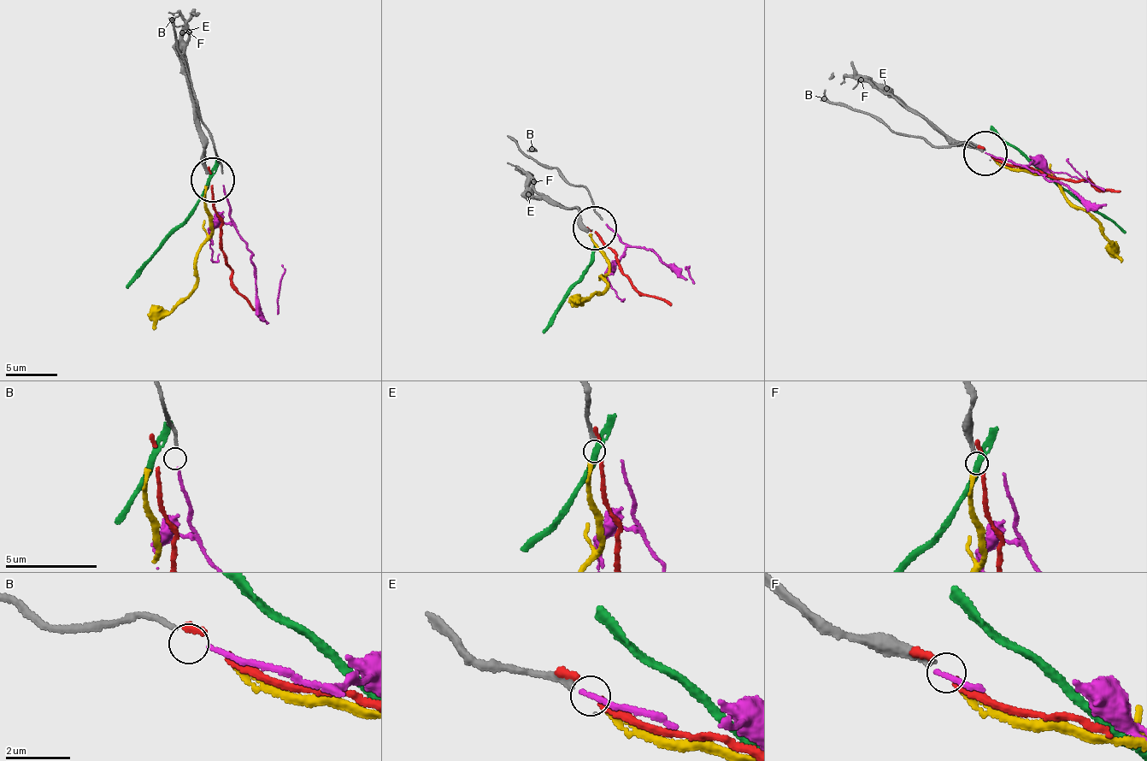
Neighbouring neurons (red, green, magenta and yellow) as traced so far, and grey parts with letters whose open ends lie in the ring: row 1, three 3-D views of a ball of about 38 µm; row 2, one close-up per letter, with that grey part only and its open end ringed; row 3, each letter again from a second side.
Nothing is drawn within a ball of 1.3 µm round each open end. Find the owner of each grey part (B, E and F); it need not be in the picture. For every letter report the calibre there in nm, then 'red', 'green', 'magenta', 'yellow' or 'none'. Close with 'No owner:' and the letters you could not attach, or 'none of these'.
B: calibre 140 nm; magenta
E: calibre 200 nm; none
F: calibre 240 nm; yellow
No owner: E

